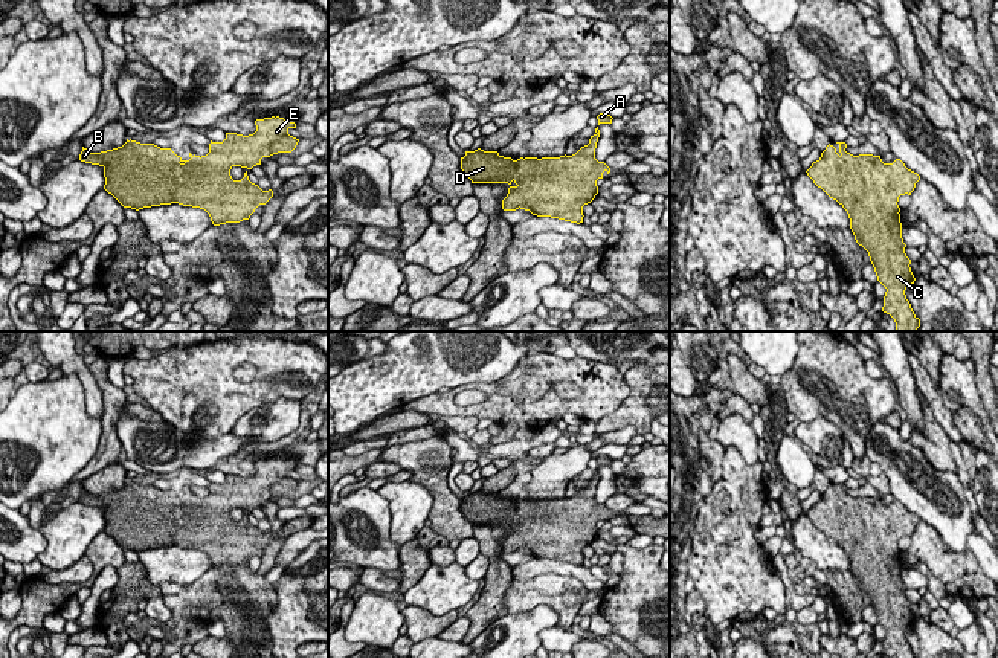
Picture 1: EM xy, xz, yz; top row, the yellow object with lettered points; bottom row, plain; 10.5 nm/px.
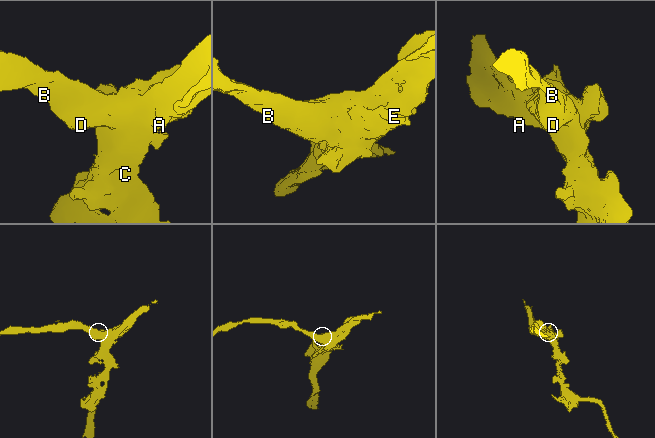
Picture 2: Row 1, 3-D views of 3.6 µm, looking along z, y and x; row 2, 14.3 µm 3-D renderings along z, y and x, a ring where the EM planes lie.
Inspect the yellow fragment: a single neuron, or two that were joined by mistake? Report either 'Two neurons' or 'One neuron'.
One neuron

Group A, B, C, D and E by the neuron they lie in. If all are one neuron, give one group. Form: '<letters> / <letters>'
A B C D E

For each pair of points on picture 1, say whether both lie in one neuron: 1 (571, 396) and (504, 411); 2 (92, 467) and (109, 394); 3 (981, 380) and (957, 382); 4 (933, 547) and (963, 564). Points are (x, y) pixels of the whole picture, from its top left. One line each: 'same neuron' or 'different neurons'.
1: same neuron
2: same neuron
3: different neurons
4: same neuron

